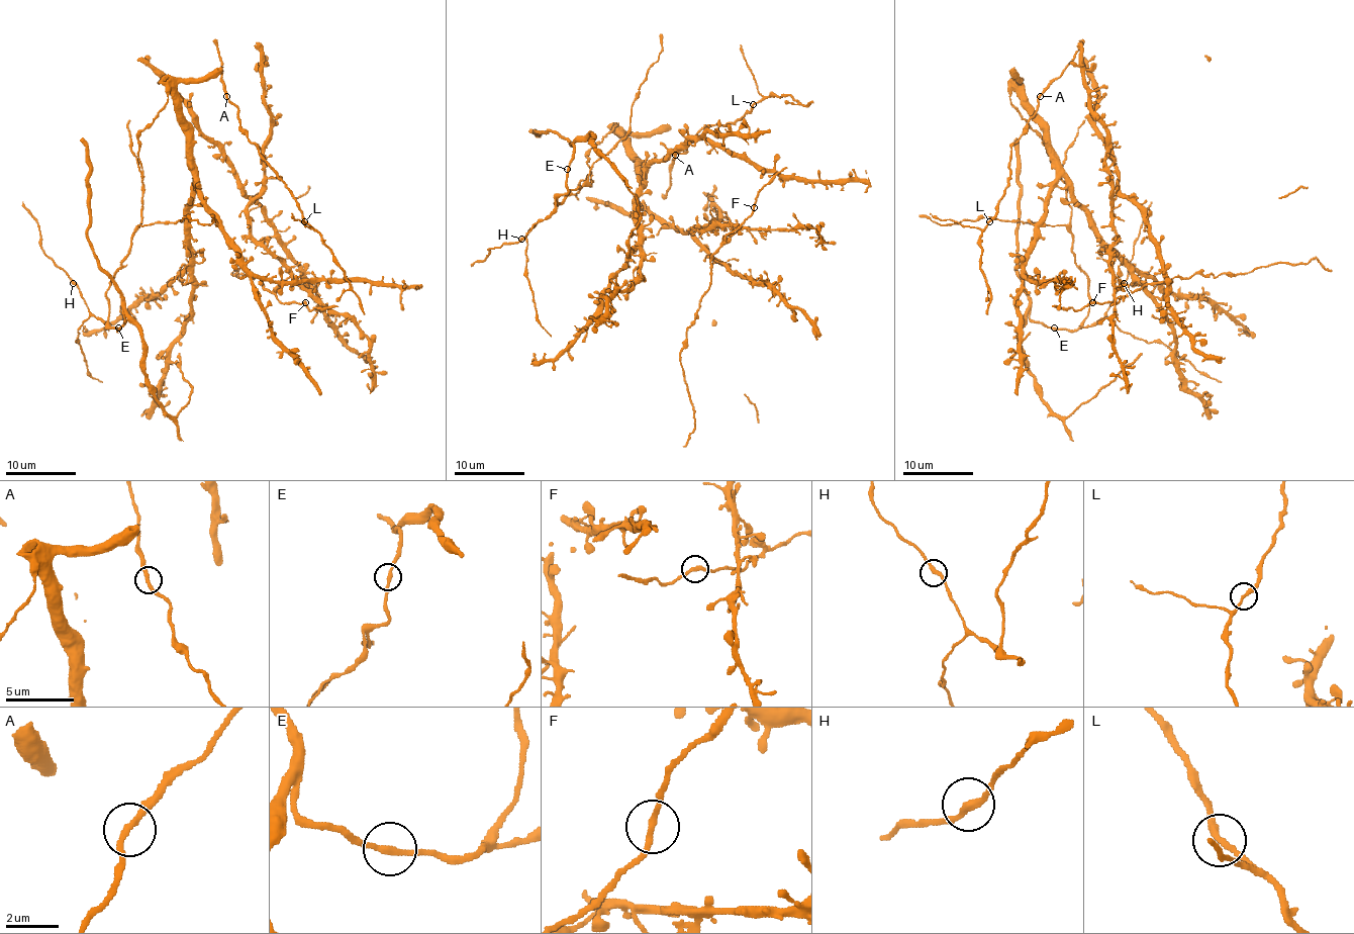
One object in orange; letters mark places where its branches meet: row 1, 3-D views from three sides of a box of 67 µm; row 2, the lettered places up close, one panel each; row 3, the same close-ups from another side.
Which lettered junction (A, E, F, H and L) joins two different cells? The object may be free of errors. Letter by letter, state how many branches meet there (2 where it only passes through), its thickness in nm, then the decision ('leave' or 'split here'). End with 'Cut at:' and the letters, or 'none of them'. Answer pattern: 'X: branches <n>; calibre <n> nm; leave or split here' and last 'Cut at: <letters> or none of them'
A: branches 2; calibre 240 nm; leave
E: branches 2; calibre 240 nm; leave
F: branches 2; calibre 240 nm; split here
H: branches 2; calibre 240 nm; leave
L: branches 2; calibre 240 nm; leave
Cut at: F

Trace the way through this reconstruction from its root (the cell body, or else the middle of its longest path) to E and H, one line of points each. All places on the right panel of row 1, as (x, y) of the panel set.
E: (1056, 172), (1049, 125), (1011, 92), (1011, 104), (1065, 184), (1072, 254), (1088, 280), (1084, 322), (1054, 328)
H: (1056, 172), (1049, 125), (1011, 92), (1065, 184), (1072, 254), (1088, 280), (1084, 327), (1124, 283)

